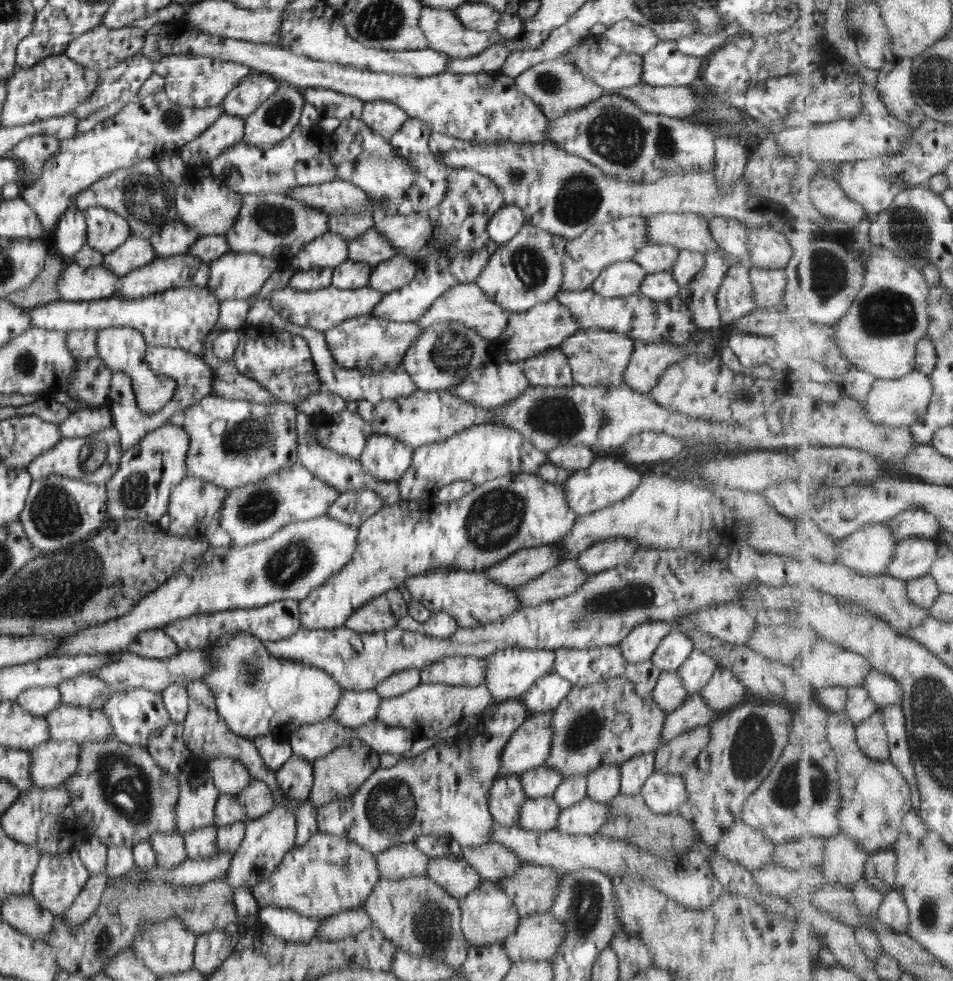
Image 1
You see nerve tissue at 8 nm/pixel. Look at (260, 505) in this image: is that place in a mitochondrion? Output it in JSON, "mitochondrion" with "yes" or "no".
{"mitochondrion":"yes"}

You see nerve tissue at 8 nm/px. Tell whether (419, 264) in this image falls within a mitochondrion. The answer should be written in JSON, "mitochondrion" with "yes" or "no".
{"mitochondrion":"no"}

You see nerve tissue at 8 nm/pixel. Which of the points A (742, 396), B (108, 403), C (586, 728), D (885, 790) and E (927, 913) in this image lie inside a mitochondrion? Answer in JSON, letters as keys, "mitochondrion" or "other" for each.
{"A":"mitochondrion","B":"other","C":"mitochondrion","D":"other","E":"mitochondrion"}

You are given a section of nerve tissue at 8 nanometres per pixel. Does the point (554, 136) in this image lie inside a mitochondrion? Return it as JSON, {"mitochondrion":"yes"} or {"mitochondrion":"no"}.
{"mitochondrion":"no"}

